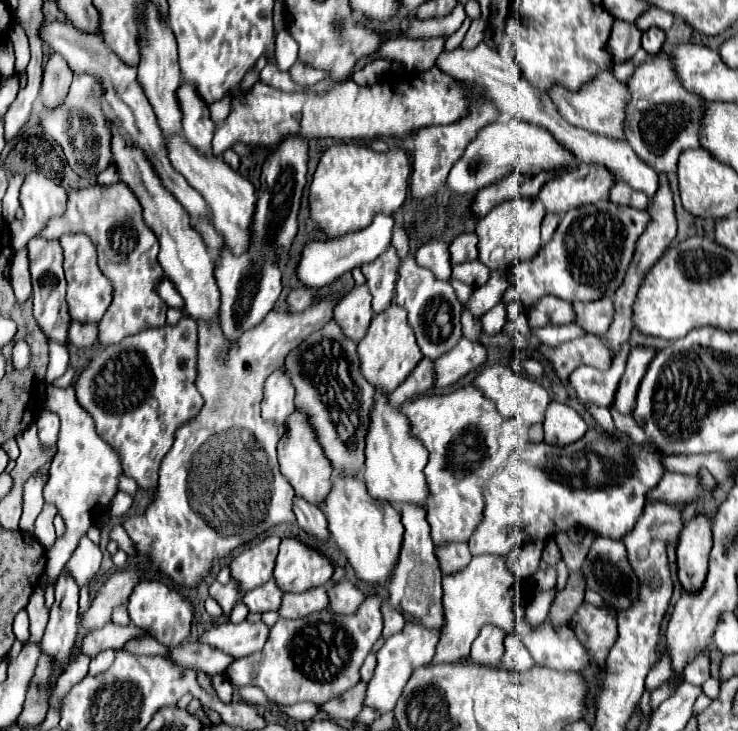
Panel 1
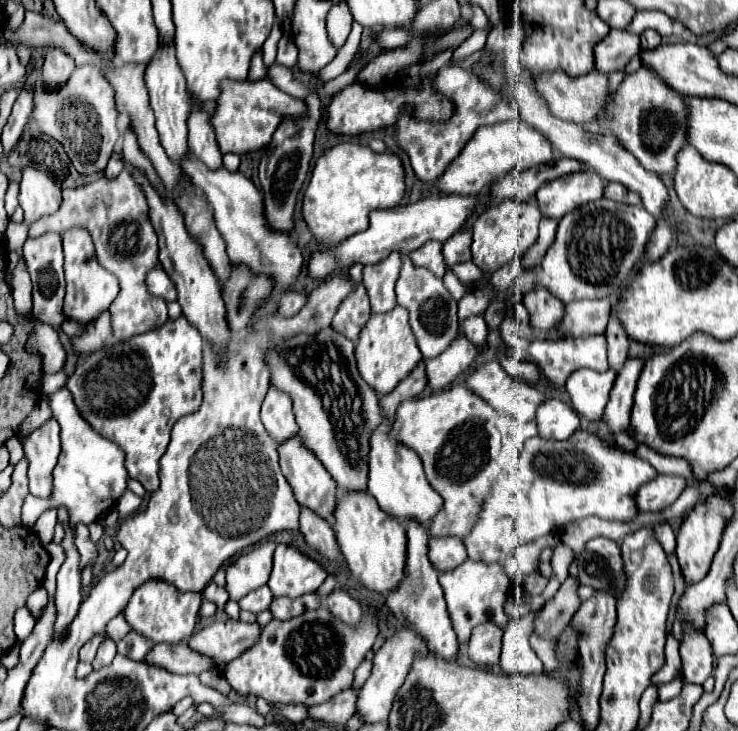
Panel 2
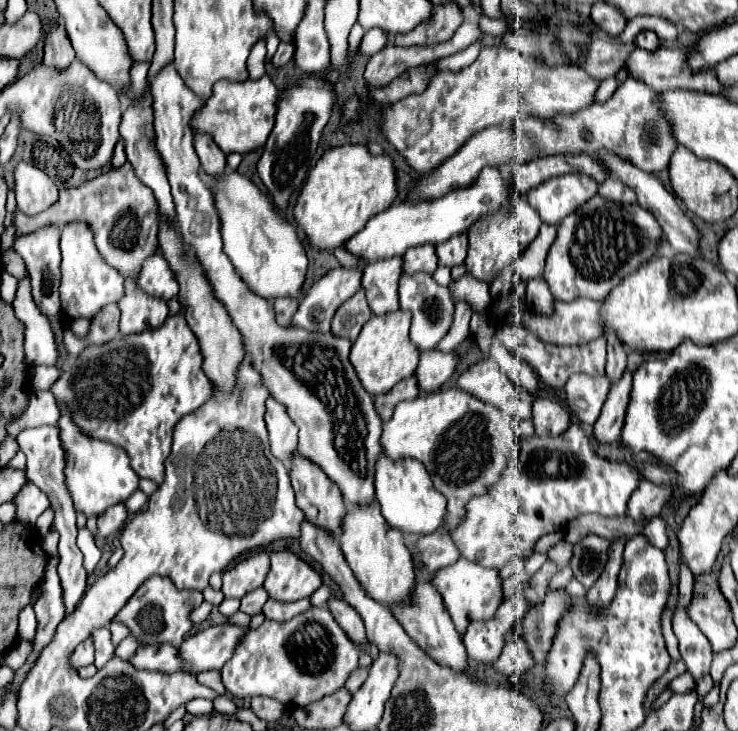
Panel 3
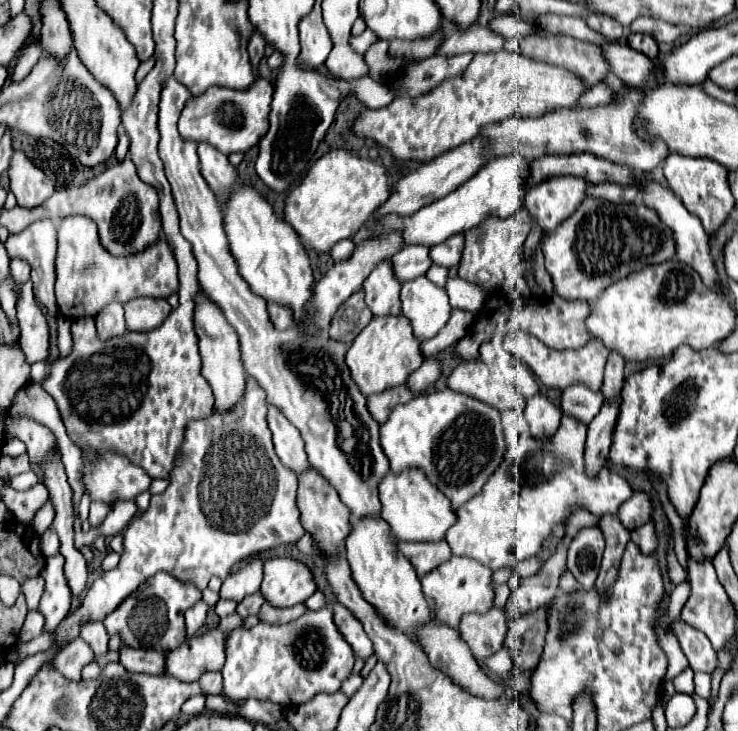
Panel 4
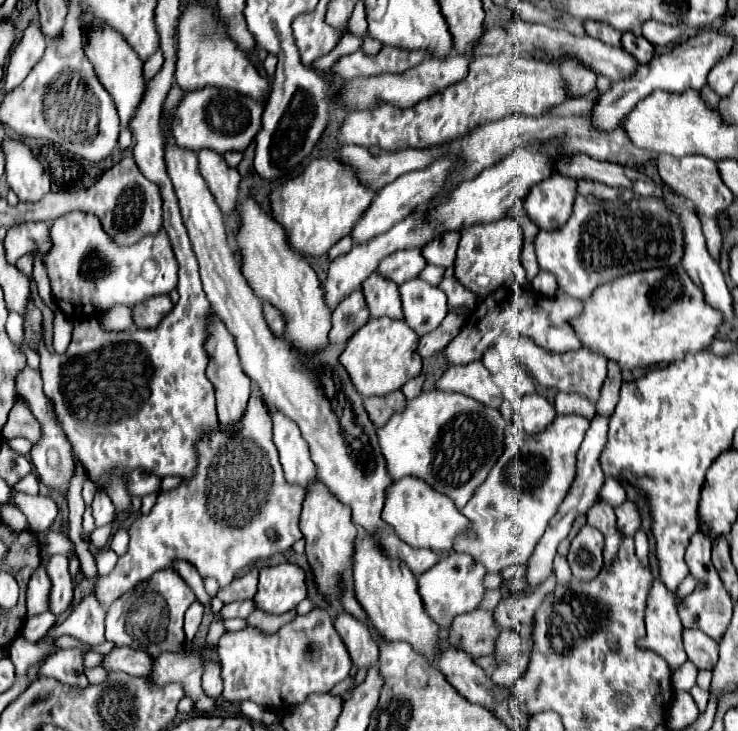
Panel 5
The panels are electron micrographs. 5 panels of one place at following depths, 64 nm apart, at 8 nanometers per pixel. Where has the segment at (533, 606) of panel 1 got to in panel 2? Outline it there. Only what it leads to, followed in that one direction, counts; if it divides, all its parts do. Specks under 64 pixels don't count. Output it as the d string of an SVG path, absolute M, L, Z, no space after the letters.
M540 610L530 612L522 620L512 620L504 630L499 667L505 674L532 674L542 670L542 662L534 656L528 644L528 634L534 630L534 620Z

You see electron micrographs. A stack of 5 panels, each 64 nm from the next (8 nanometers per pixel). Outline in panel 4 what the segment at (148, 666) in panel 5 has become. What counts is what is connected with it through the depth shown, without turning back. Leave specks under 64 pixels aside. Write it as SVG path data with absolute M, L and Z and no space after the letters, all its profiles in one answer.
M122 648L120 662L130 672L146 672L146 674L164 674L168 652L152 650L152 648Z

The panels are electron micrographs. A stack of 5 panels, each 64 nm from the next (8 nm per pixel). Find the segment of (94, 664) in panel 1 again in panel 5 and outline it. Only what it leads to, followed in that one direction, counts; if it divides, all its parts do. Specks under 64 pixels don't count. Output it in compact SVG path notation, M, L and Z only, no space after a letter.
M88 594L62 624L56 624L46 632L46 638L60 638L62 634L70 634L90 646L102 644L106 642L104 616L106 610L100 608L100 604L92 594Z

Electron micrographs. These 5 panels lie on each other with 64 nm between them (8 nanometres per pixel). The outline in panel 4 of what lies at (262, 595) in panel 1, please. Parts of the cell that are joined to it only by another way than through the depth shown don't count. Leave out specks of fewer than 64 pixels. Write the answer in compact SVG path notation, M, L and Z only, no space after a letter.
M260 592L252 594L252 596L246 596L240 604L238 604L238 614L240 616L250 616L250 614L258 614L260 612L260 606L264 604L264 596Z

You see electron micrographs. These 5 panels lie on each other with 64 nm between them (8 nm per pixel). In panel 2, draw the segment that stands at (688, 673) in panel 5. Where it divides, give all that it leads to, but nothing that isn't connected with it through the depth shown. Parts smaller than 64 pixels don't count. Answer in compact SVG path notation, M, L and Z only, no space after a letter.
M674 678L672 682L658 686L658 700L664 702L664 700L674 698L680 692L680 686L682 686L682 678Z

